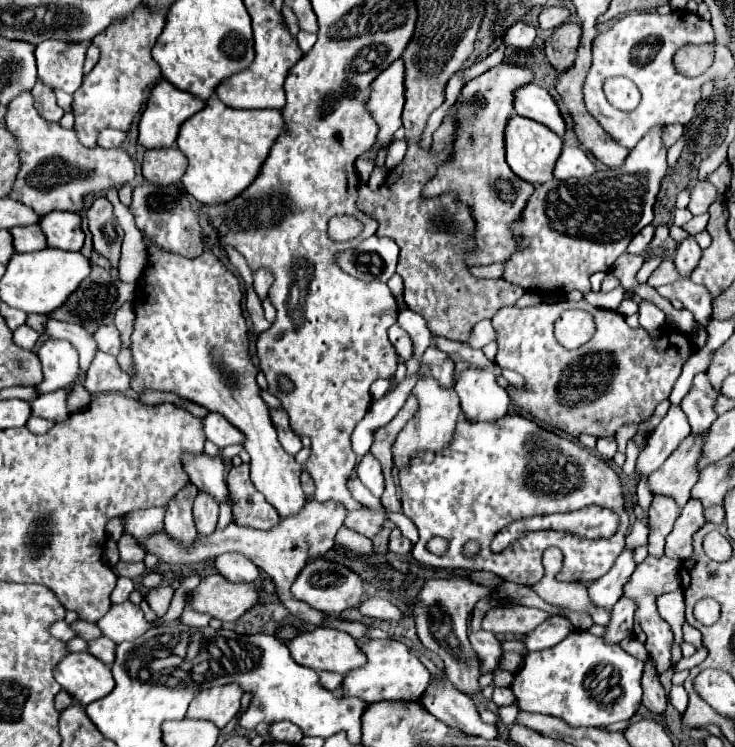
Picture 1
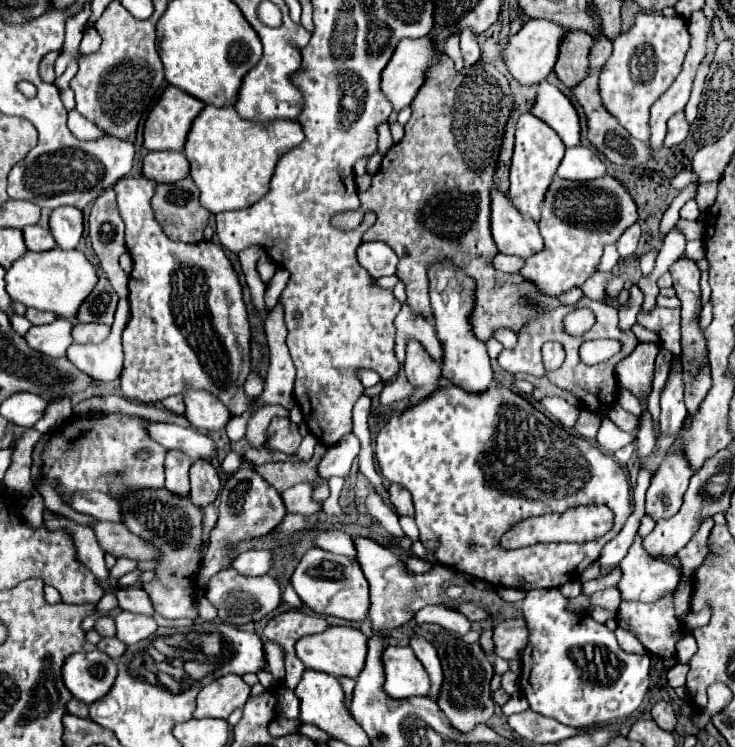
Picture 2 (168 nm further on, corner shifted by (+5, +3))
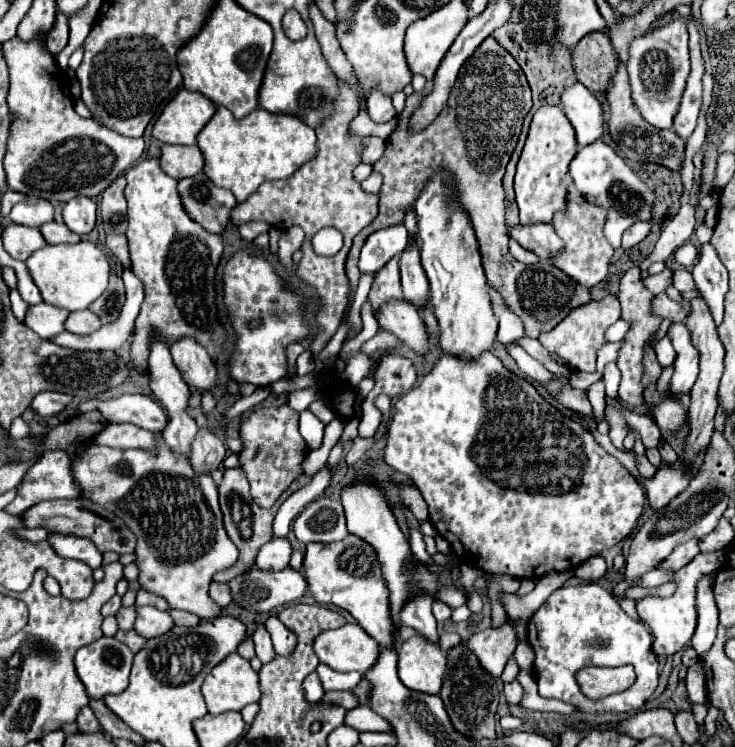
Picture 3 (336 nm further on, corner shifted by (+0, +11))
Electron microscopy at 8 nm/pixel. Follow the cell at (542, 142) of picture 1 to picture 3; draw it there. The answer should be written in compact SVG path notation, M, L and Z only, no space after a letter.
M542 106L534 112L530 122L528 138L518 160L518 172L514 178L516 202L520 208L520 224L550 222L552 214L564 208L564 198L568 188L564 186L564 174L568 174L568 164L576 154L574 128L564 116L560 106Z

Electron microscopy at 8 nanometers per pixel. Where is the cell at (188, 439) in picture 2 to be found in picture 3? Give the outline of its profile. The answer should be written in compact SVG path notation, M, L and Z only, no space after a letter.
M124 394L110 400L88 400L78 406L73 417L92 410L100 410L108 422L130 422L150 432L162 432L168 416L160 404L142 394Z

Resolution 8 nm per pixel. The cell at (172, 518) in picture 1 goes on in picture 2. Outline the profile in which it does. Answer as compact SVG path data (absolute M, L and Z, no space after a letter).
M169 450L165 456L165 486L173 490L173 494L187 496L189 494L189 468L191 460L181 450Z

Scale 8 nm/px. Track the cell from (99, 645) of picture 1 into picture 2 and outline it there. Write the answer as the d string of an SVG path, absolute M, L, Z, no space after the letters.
M103 638L103 640L97 644L97 648L99 648L101 652L105 652L107 656L113 656L113 660L119 660L121 654L127 650L127 646L125 646L119 638Z

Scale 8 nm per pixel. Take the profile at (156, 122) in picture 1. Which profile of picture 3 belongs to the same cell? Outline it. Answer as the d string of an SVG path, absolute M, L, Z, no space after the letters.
M178 90L158 116L152 136L164 144L194 144L198 132L216 112L216 104L198 92Z

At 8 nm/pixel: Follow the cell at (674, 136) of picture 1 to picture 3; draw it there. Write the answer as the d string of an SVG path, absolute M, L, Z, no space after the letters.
M694 16L688 18L688 32L690 32L690 58L692 58L692 72L686 84L686 92L682 96L682 104L680 110L674 118L672 130L676 136L680 136L682 140L686 140L694 128L696 128L696 120L698 120L698 110L702 104L702 74L704 74L704 62L700 56L700 30L698 30L698 22L694 20Z

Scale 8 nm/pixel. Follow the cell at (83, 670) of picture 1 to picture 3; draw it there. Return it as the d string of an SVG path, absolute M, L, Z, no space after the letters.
M102 636L100 640L96 640L94 644L82 646L76 652L74 664L76 664L76 672L78 678L82 680L86 692L90 698L104 698L106 694L118 694L128 686L128 676L130 676L130 668L132 668L132 652L126 644L118 642L116 638L106 638Z

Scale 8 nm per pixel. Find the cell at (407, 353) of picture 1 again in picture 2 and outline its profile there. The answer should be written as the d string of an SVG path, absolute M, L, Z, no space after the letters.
M403 304L399 316L395 318L397 333L395 338L394 352L400 363L403 363L406 356L406 342L409 338L419 340L429 356L437 362L441 362L441 342L437 340L435 326L431 320L421 316L419 312L411 310L409 304Z

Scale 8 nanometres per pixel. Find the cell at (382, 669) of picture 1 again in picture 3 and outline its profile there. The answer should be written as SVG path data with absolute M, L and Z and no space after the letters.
M422 636L398 646L398 676L410 690L438 694L446 670L446 652Z

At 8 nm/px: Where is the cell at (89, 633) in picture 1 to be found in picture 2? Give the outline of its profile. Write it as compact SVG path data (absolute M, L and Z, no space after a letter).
M109 616L97 620L95 630L97 630L101 636L115 636L115 632L117 632L117 630L115 630L115 622L113 622L113 618L109 618Z

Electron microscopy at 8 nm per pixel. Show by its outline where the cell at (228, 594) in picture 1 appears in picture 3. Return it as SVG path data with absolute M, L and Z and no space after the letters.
M290 566L278 572L262 572L252 568L250 572L236 576L236 580L230 580L228 586L234 604L250 612L270 612L302 598L306 592L302 572L296 572Z

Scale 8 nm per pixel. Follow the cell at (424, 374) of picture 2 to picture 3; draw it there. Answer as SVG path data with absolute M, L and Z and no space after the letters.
M388 302L378 312L378 324L382 330L396 334L418 356L430 352L430 336L426 324L420 320L418 310L410 302Z

